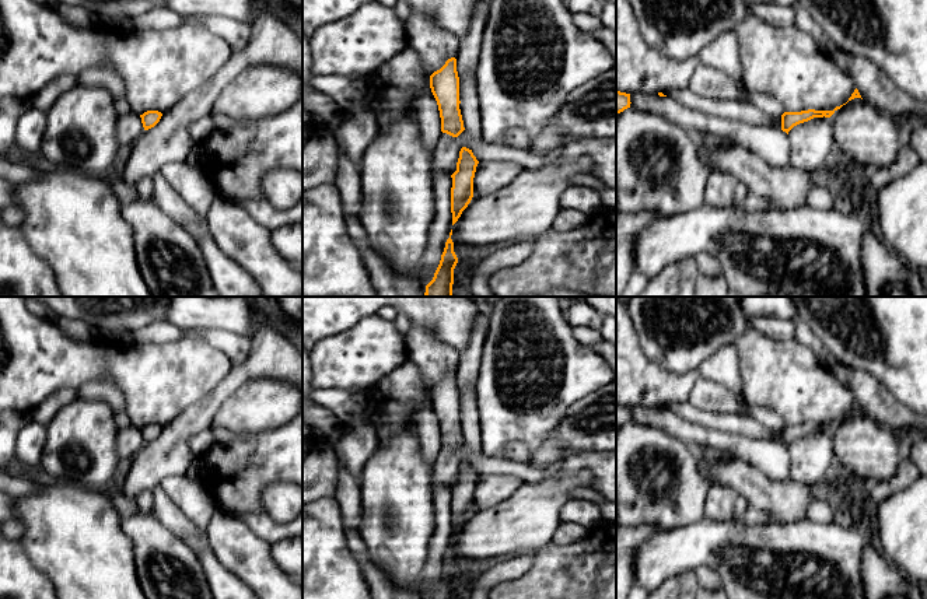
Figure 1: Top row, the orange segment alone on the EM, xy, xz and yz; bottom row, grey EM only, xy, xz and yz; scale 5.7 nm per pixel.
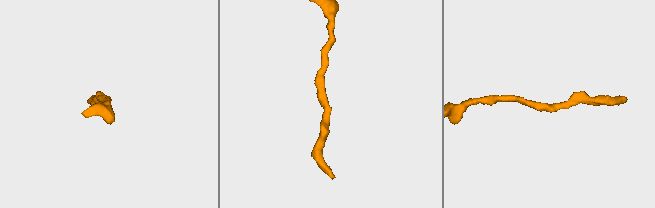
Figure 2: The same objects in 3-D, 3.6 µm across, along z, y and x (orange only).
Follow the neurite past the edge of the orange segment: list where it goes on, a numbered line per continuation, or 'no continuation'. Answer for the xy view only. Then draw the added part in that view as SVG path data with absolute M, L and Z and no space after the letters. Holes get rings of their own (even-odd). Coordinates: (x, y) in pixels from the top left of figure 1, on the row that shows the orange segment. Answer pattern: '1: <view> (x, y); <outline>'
no continuation

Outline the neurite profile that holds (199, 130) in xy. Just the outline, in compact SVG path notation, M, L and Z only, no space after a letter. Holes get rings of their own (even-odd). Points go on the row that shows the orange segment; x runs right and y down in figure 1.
M204 116L189 125L189 136L195 144L202 146L206 139L214 133L218 127L216 126L211 116Z

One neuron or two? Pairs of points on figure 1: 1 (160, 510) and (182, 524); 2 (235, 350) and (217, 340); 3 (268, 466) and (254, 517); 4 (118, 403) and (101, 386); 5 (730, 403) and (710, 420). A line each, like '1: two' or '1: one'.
1: one
2: one
3: one
4: one
5: two

